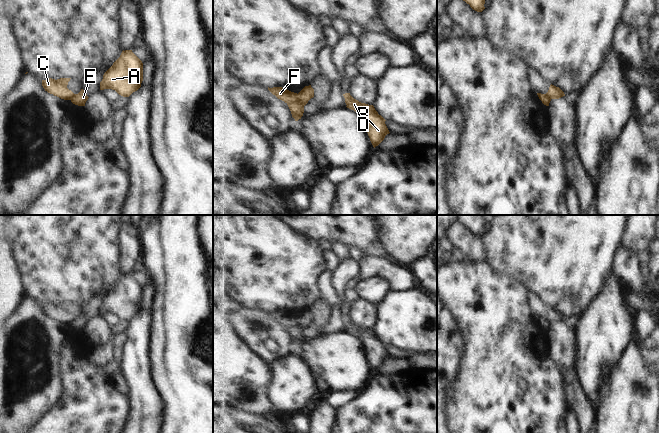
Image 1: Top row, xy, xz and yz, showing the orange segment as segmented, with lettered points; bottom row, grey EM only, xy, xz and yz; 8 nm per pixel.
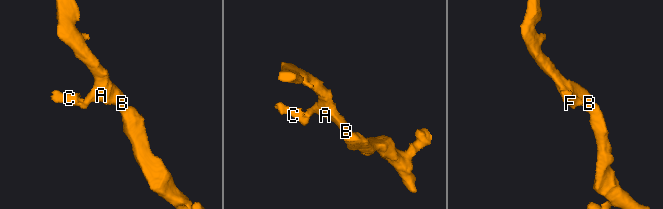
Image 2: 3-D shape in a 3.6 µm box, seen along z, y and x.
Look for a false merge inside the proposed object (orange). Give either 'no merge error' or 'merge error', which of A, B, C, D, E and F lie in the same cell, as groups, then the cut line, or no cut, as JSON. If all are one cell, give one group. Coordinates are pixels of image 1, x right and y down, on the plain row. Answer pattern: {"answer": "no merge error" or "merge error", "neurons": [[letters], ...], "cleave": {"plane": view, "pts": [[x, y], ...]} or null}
{"answer": "merge error", "neurons": [["A", "B", "D", "E"], ["C", "F"]], "cleave": {"plane": "xz", "pts": [[297, 318], [297, 321], [305, 328]]}}

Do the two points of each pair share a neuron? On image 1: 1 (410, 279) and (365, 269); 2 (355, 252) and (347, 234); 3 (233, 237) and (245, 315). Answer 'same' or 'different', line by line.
1: same
2: different
3: different

